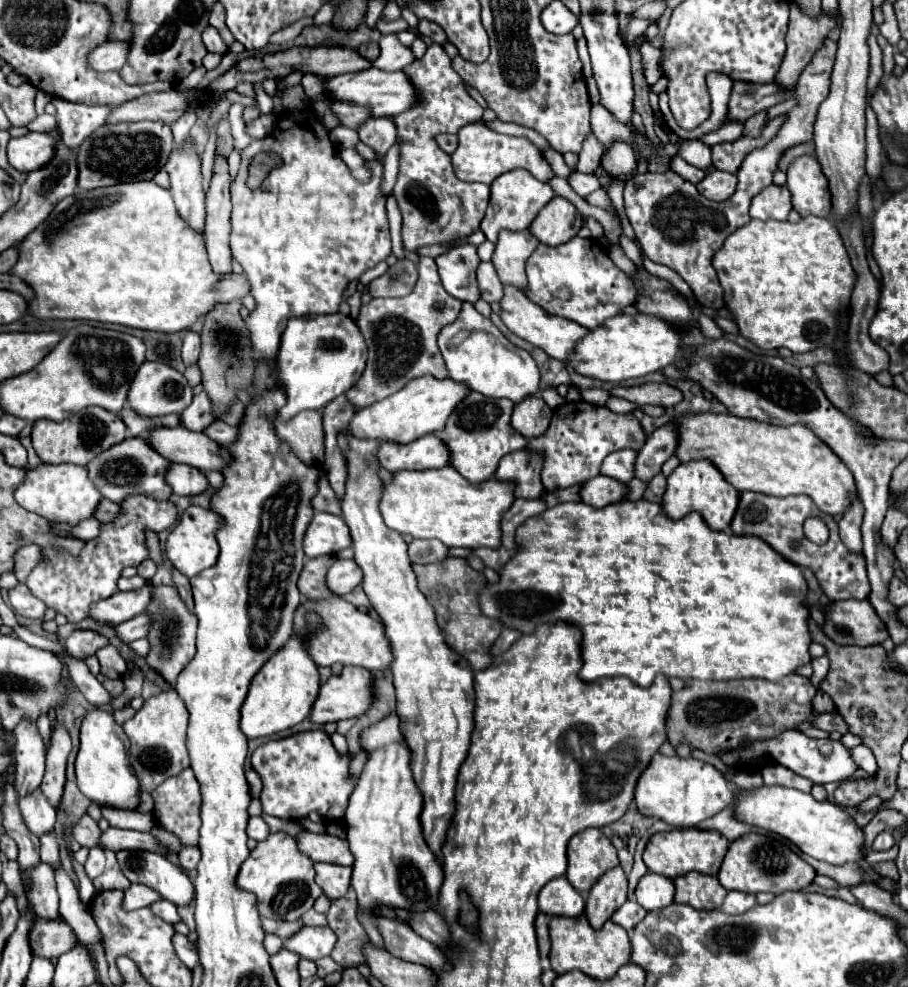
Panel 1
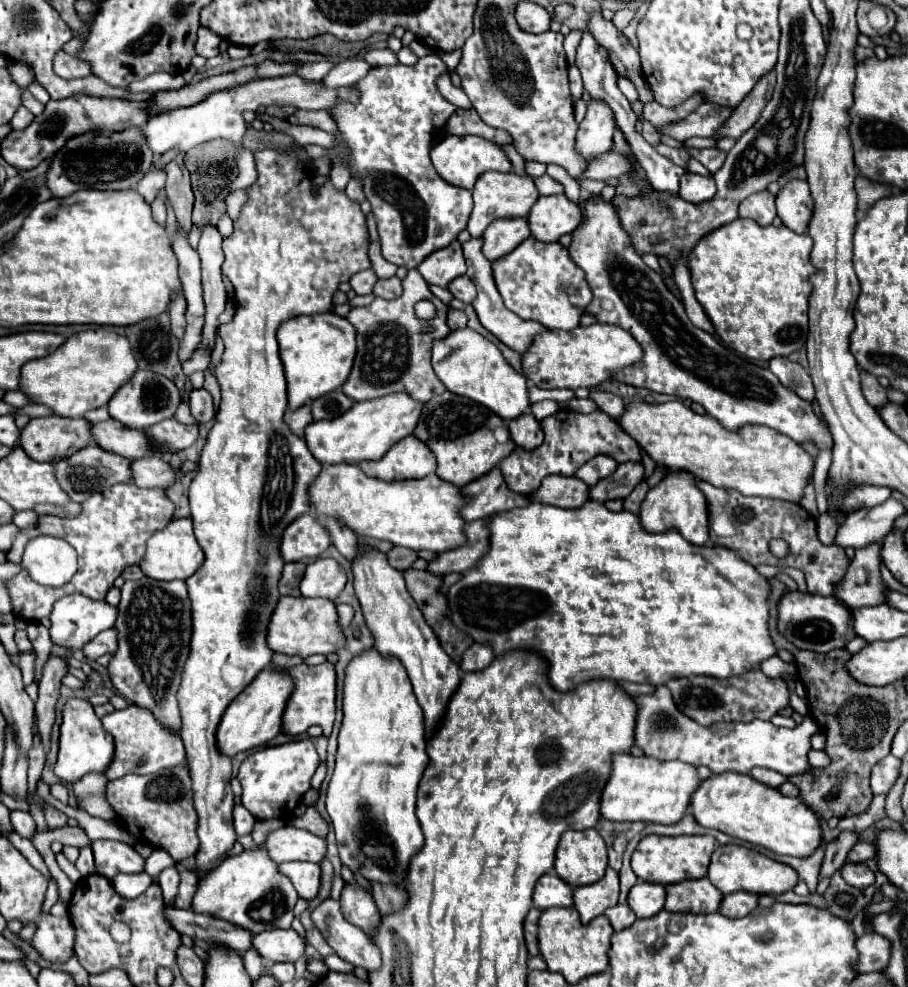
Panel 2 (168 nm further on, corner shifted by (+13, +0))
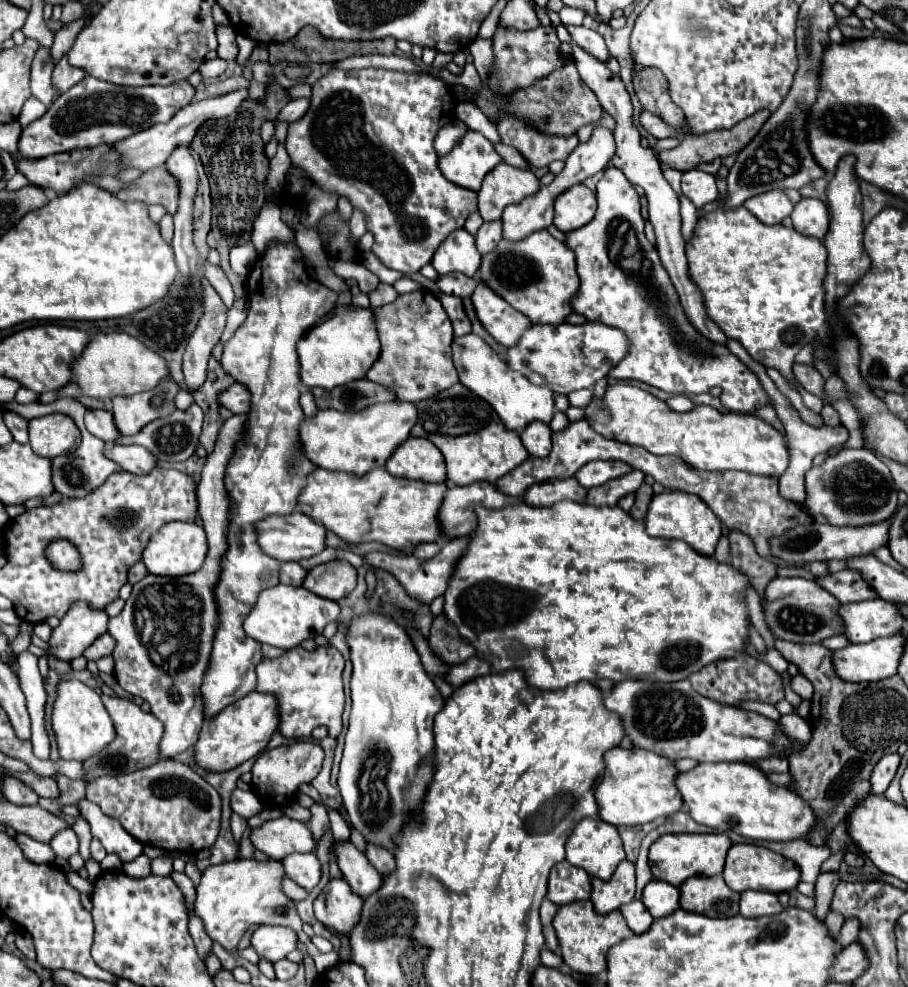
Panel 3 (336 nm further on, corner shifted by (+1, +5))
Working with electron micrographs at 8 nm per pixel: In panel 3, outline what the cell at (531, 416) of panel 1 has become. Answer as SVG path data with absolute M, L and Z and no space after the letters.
M531 422L529 426L525 426L519 436L523 440L523 446L527 448L527 452L531 456L543 458L545 454L549 454L549 446L551 446L551 428L545 422Z

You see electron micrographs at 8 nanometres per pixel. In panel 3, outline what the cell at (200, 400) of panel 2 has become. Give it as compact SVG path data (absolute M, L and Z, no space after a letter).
M233 384L217 394L219 406L231 410L233 414L247 414L249 412L249 392L241 384Z

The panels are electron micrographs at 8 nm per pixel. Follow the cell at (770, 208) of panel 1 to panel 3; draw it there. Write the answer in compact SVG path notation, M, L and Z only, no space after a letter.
M771 190L765 194L757 194L749 200L745 200L745 206L763 224L779 224L793 210L793 204L785 196L783 190Z

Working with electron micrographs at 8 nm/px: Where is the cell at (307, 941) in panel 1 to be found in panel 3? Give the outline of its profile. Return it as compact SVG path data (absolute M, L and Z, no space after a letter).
M259 926L251 938L257 954L271 962L287 958L287 954L297 948L297 942L297 934L285 926Z

